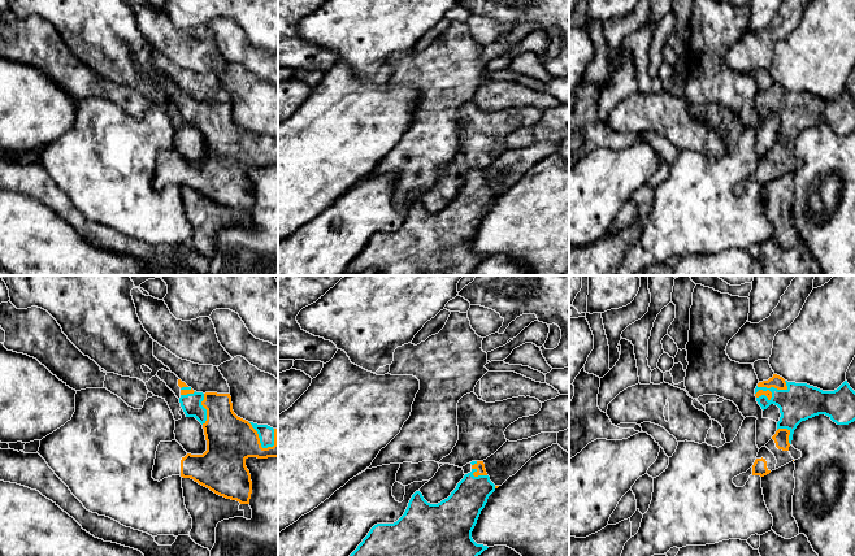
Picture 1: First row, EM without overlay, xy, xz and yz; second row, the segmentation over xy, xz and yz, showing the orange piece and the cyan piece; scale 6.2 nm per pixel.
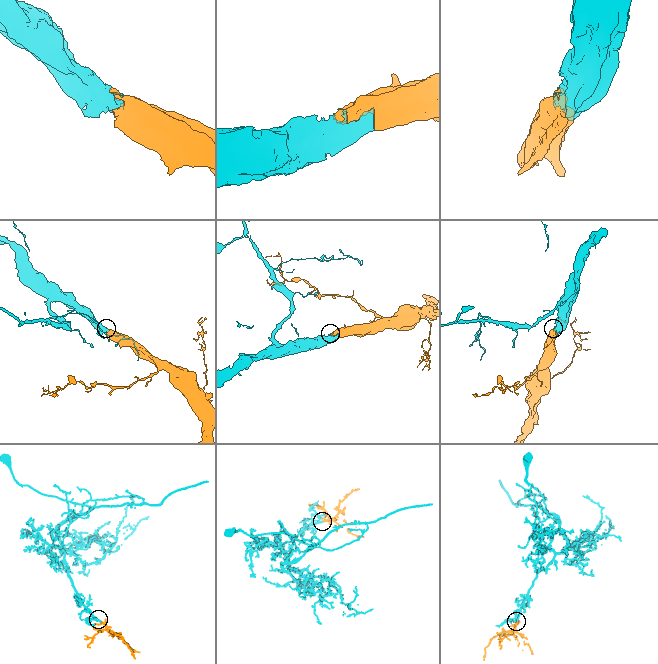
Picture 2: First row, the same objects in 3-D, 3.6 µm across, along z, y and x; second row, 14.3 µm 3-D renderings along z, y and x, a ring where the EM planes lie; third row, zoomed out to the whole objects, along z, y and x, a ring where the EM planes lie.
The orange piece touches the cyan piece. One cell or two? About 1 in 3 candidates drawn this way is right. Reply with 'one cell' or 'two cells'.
one cell

